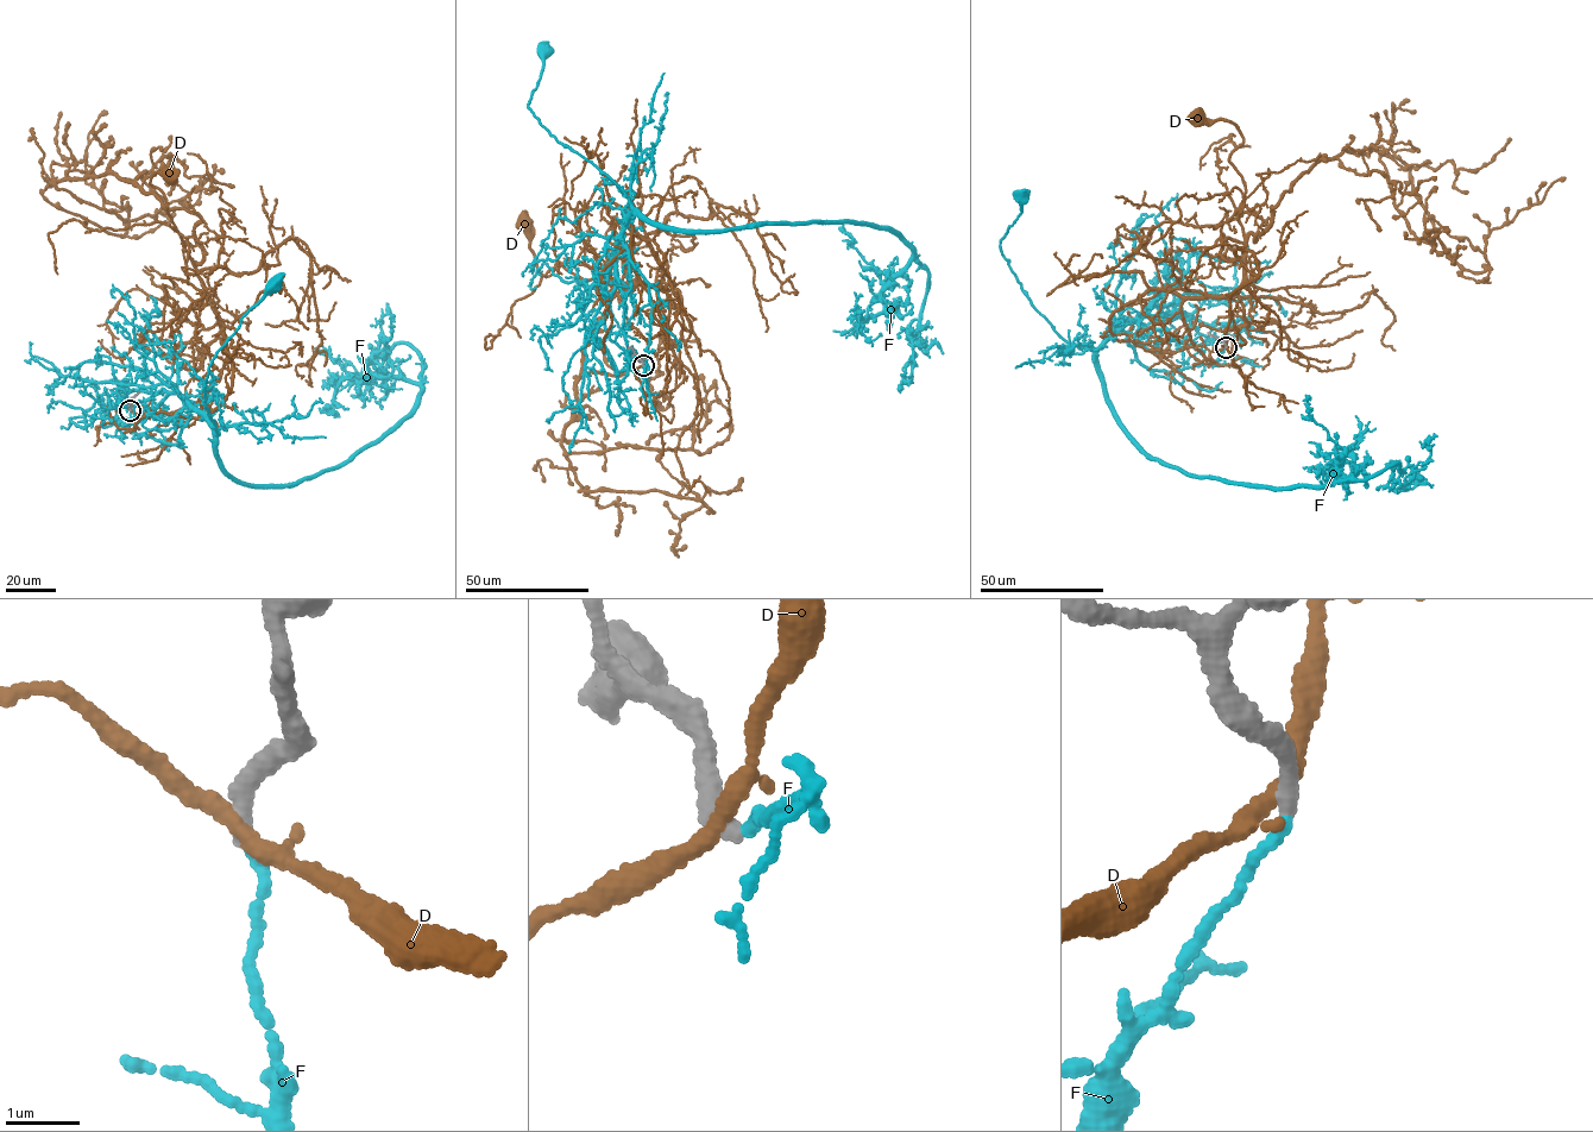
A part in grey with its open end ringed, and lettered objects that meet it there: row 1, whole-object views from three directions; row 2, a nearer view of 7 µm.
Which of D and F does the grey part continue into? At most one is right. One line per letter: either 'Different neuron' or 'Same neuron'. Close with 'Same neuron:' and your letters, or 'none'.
D: Different neuron
F: Different neuron
Same neuron: none

